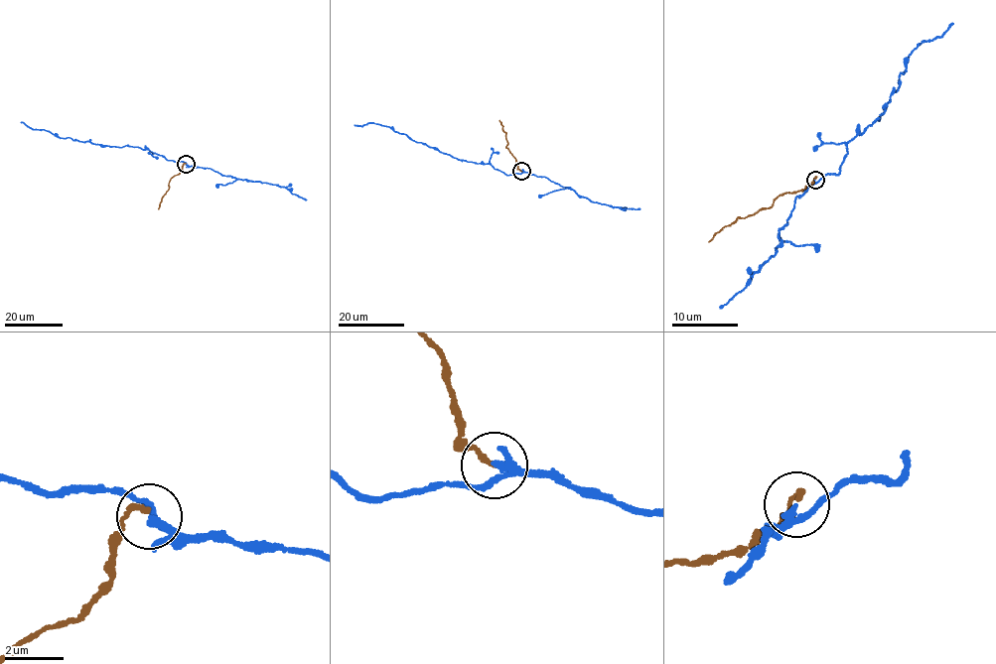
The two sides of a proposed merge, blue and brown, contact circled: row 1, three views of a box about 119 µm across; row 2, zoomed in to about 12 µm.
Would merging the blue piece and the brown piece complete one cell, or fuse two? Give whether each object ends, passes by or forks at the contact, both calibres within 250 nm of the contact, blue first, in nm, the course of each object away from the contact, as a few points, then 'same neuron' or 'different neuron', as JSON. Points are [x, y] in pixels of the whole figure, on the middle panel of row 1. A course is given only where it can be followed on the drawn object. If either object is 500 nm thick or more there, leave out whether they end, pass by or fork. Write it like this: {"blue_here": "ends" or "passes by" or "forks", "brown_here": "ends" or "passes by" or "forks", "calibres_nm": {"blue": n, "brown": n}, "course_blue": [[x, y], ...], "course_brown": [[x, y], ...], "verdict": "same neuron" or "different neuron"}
{"blue_here": "passes by", "brown_here": "ends", "calibres_nm": {"blue": 190, "brown": 190}, "course_blue": [[521, 171], [505, 175], [491, 164], [476, 163], [443, 154], [380, 124], [355, 124]], "course_brown": [[521, 171], [506, 147], [505, 132], [499, 120]], "verdict": "different neuron"}

